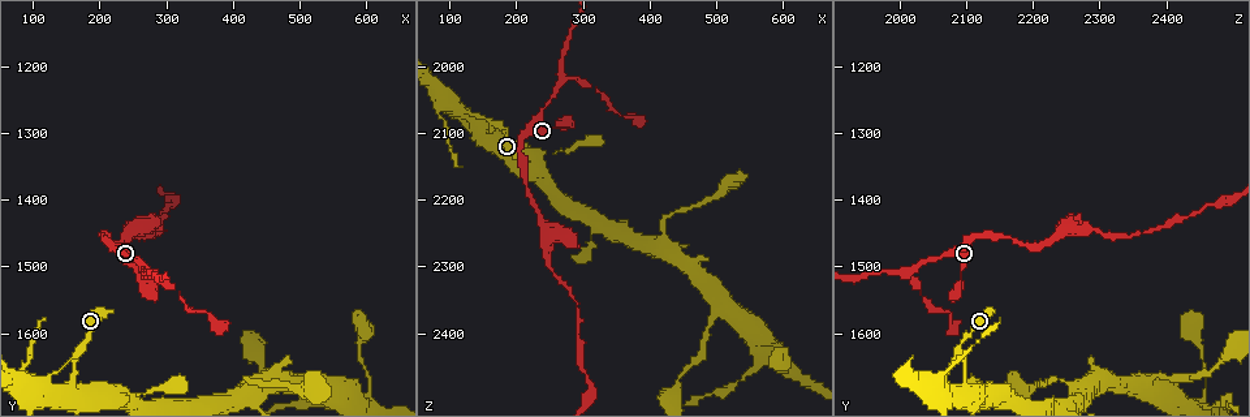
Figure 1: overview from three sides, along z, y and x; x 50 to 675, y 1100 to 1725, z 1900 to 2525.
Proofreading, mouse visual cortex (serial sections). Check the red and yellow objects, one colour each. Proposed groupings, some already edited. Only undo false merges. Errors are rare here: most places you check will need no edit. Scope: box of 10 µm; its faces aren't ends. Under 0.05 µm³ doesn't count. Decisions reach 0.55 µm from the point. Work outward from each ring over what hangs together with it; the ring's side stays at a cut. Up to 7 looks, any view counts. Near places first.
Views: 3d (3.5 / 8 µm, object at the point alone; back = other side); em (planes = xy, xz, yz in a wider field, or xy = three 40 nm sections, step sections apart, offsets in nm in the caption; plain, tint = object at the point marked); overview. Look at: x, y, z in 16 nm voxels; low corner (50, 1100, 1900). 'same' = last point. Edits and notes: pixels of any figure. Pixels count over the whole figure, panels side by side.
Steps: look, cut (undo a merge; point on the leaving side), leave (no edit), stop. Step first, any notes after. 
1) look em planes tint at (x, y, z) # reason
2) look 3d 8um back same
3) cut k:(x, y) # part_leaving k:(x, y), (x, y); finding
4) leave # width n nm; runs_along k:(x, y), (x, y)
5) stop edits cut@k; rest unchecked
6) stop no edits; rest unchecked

look 3d 8um back at (220, 1460, 2180) # narrows sharply

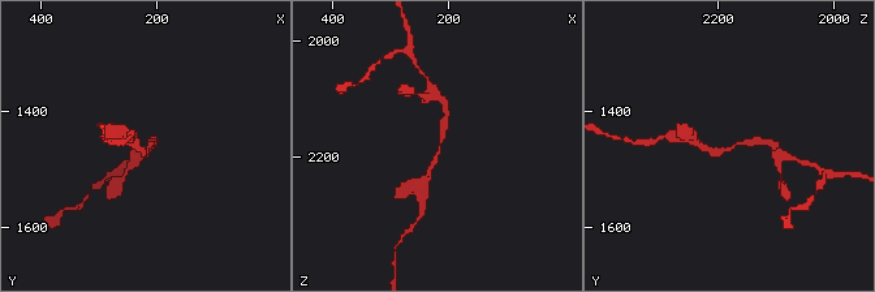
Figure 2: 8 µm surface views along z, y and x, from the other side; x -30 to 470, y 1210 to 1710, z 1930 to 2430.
look 3d 3.5um back same # closer look

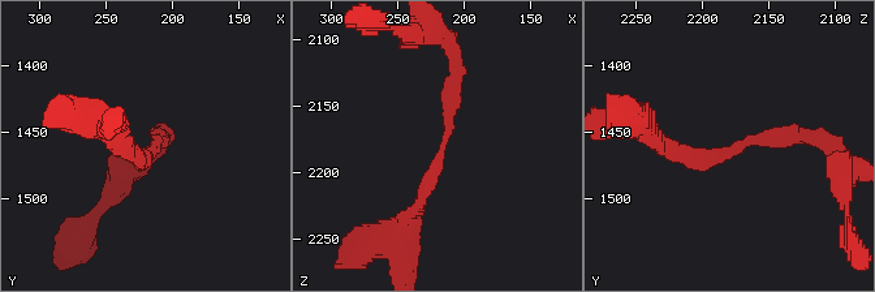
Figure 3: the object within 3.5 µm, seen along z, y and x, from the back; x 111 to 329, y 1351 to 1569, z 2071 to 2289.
look em xy step 5 tint at (214, 1466, 2180) # shape alone is not enough

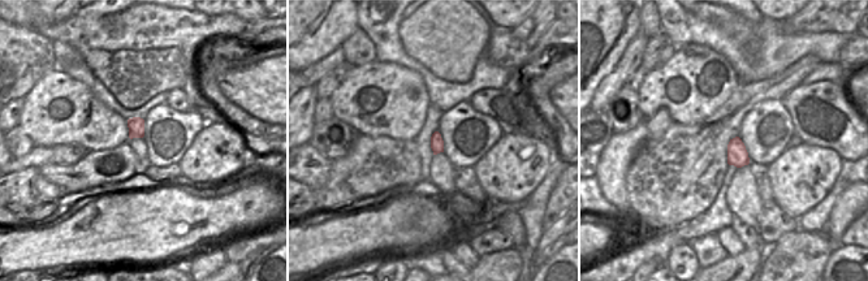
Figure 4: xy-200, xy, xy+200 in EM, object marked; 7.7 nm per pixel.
leave # runs_along 3:(457, 67), (445, 144), (410, 218); one cell here

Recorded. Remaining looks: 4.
look 3d 8um at (285, 1685, 2125) # thick turns thin

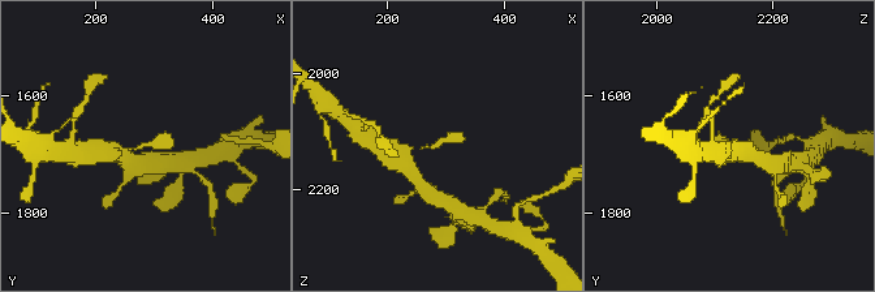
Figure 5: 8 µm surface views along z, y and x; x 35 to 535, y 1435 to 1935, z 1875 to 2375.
look 3d 3.5um same # zoom in

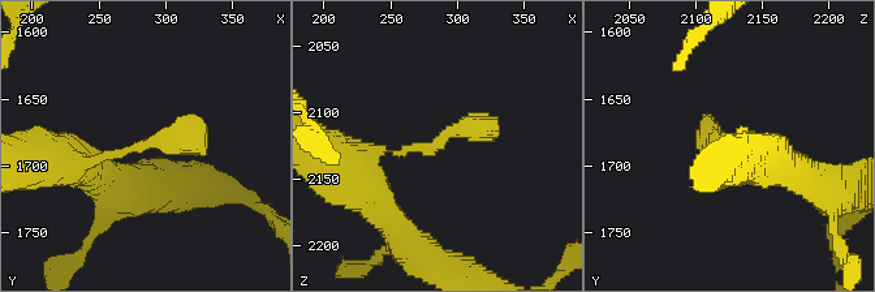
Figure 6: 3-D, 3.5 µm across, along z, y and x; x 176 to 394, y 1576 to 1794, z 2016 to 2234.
look em xy step 5 tint at (286, 1684, 2124) # need the tissue

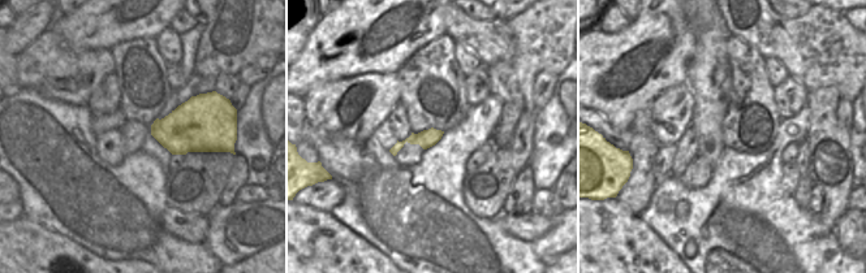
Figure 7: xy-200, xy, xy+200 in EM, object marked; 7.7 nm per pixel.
leave # runs_along 6:(757, 155), (710, 155); continuous, no second cell

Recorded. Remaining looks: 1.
stop no edits; rest unchecked

